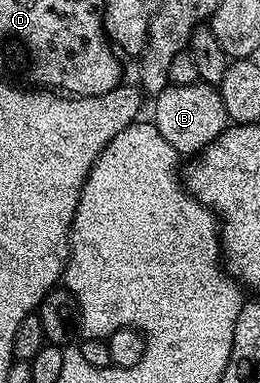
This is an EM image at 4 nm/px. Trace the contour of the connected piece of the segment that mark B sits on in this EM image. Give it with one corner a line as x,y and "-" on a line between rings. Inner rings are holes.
171,82
163,92
153,97
154,116
152,123
160,130
162,137
167,140
179,154
201,153
228,126
228,117
224,110
222,95
213,84
193,82
194,84
177,84

